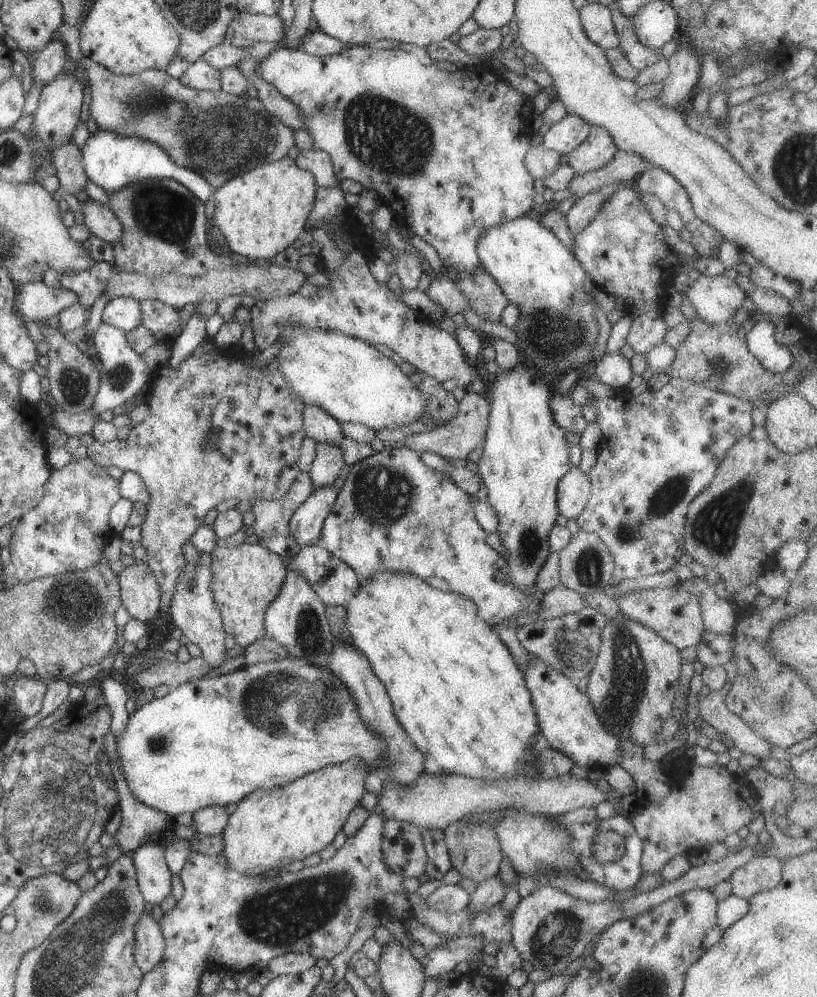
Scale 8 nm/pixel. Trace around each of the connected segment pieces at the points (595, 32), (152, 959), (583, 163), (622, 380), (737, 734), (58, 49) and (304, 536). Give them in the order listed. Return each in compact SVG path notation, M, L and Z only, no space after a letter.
M588 3L579 9L586 36L605 51L619 46L612 12L604 4Z
M144 912L136 922L135 962L143 974L150 972L161 961L166 941L161 926L152 914Z
M592 126L588 138L569 153L569 165L577 174L584 174L608 164L616 152L618 148L609 131L602 126Z
M606 352L595 364L594 375L604 384L619 391L625 391L632 380L632 364L622 352Z
M726 681L720 690L699 697L697 704L699 716L743 753L752 754L761 761L767 761L772 754L773 744L760 738L758 734L750 730L748 724L740 716L728 710L725 702L730 687L731 682Z
M52 39L32 62L31 76L36 84L50 84L60 72L64 71L67 49L65 42Z
M333 485L315 488L290 517L290 534L301 547L320 543L324 521L334 506L338 492Z

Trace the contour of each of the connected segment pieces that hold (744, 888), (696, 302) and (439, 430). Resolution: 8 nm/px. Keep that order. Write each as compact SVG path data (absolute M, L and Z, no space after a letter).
M752 857L731 876L732 892L740 898L752 898L756 893L774 888L782 880L783 861L774 857Z
M700 275L684 297L694 306L702 320L722 324L734 316L747 294L734 280L723 275Z
M467 392L459 402L459 409L448 422L435 427L430 432L408 435L403 444L408 448L412 448L412 450L416 450L419 454L430 451L448 460L466 459L476 446L485 442L489 414L490 401L487 394Z

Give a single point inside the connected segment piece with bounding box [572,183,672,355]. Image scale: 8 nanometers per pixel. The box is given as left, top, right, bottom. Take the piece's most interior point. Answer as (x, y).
(623, 249)

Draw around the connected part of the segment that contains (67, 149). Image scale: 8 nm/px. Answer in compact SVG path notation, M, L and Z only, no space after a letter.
M71 141L56 148L51 156L64 194L77 195L84 190L89 178L84 170L82 149Z

